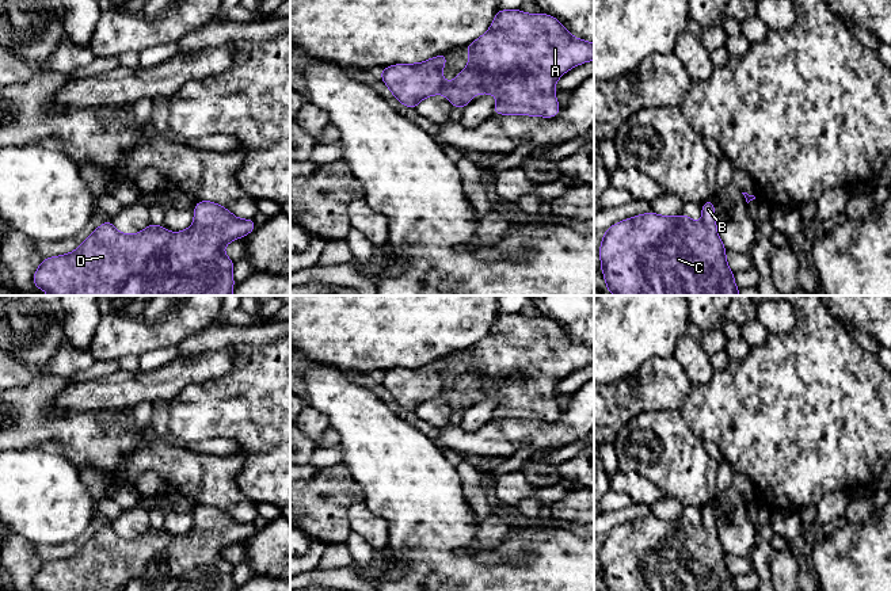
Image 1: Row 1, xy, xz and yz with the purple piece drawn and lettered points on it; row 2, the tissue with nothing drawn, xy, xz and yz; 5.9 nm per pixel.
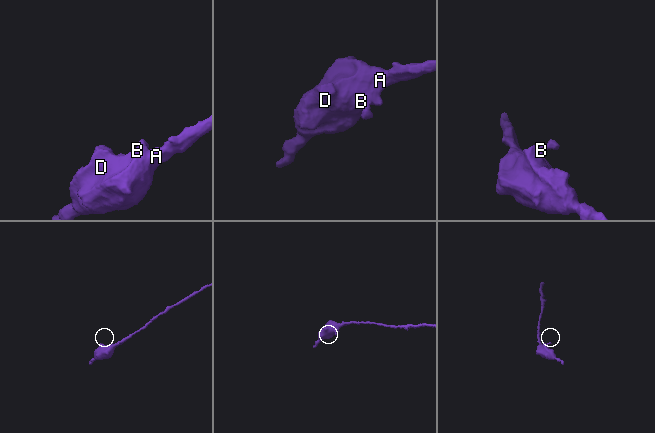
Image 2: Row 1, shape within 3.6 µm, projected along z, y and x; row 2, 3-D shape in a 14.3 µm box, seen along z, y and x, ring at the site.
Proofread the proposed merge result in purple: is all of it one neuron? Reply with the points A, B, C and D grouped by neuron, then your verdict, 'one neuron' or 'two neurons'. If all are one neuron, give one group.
groups A B C D; one neuron

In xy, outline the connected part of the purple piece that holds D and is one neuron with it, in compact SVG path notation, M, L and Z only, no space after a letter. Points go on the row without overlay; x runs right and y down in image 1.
M198 504L193 530L170 537L163 529L149 527L137 538L123 538L111 523L77 550L76 554L45 561L33 579L35 591L233 591L233 569L222 552L232 544L250 538L254 522L239 523L210 504Z

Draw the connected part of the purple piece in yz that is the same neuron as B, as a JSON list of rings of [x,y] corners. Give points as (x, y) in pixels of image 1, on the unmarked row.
[[[713,503],[701,507],[701,526],[694,526],[684,516],[677,521],[663,521],[651,515],[612,529],[602,538],[599,552],[606,591],[736,591],[734,576],[726,564],[727,553],[717,539],[713,507]]]

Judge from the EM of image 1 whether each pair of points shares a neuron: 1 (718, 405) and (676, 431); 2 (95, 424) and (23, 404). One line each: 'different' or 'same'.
1: different
2: same

